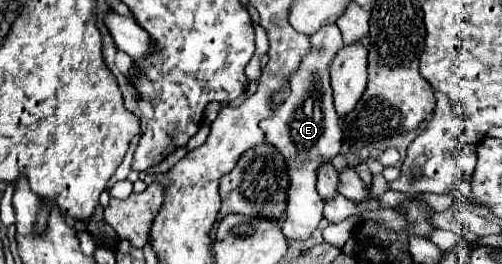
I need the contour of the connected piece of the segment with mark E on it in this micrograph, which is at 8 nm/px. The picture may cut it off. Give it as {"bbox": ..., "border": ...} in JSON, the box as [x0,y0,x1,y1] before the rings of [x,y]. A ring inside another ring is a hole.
{"bbox":[261,24,343,239],"border":[[[329,24],[315,34],[309,36],[313,48],[311,54],[305,56],[299,70],[289,80],[291,94],[289,98],[273,110],[273,116],[261,120],[261,130],[265,132],[267,144],[273,144],[277,152],[285,158],[287,176],[289,176],[289,190],[287,190],[287,204],[281,222],[281,230],[288,239],[302,239],[312,235],[317,230],[319,222],[323,220],[325,202],[317,194],[317,168],[321,164],[331,162],[335,156],[341,154],[341,126],[339,116],[333,106],[333,92],[329,84],[329,64],[335,58],[337,50],[343,46],[341,30],[337,24]]]}

